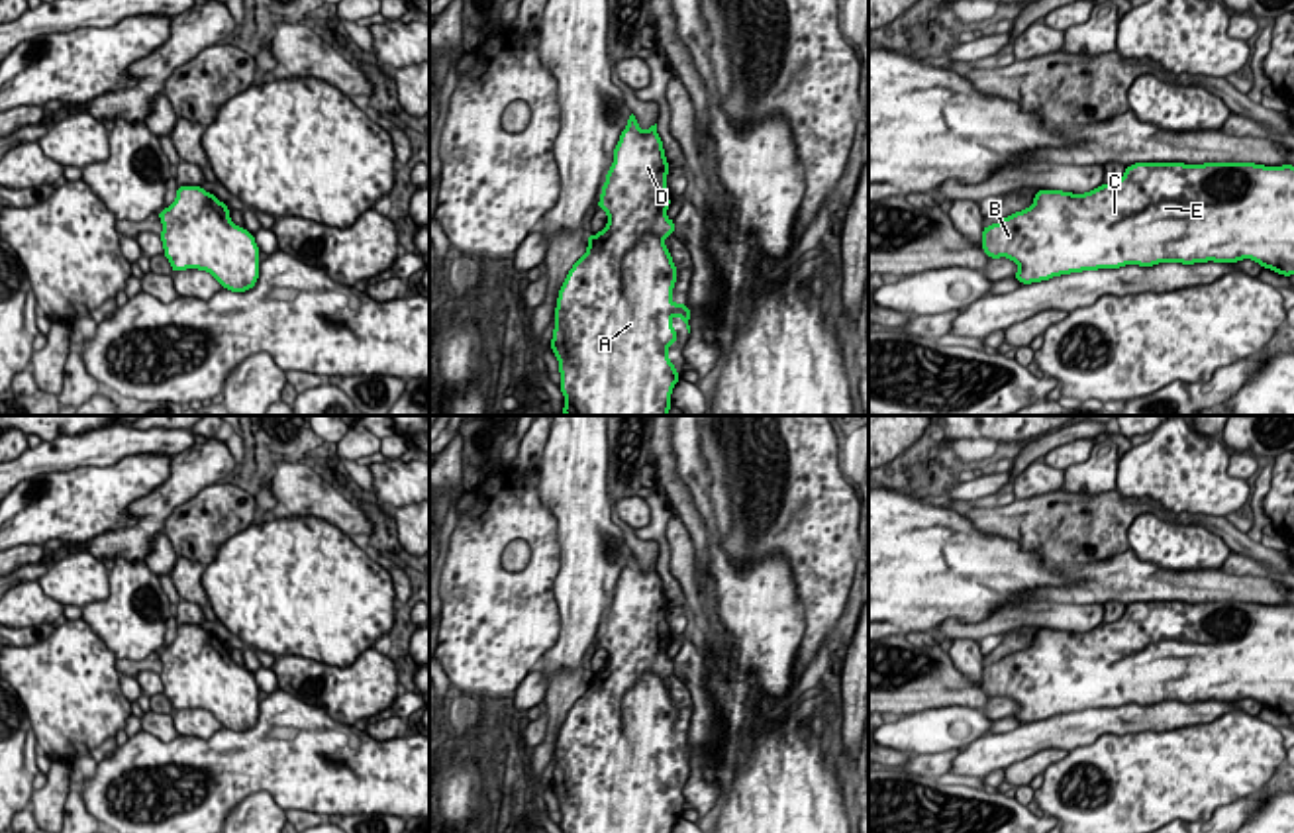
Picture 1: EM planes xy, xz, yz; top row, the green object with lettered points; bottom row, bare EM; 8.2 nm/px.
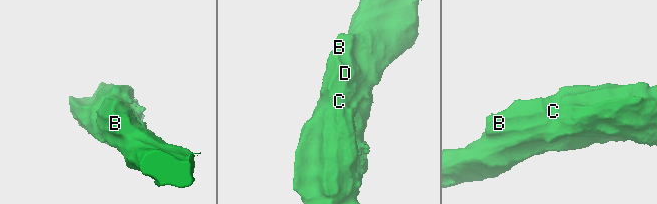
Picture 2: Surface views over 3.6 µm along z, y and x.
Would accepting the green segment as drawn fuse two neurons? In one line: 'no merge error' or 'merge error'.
no merge error

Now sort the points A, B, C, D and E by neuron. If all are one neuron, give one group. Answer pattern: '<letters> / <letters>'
A B C D E

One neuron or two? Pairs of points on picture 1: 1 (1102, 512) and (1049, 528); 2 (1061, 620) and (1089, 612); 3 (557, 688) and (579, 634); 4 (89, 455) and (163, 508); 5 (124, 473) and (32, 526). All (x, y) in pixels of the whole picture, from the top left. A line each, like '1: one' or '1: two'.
1: one
2: one
3: two
4: two
5: one

